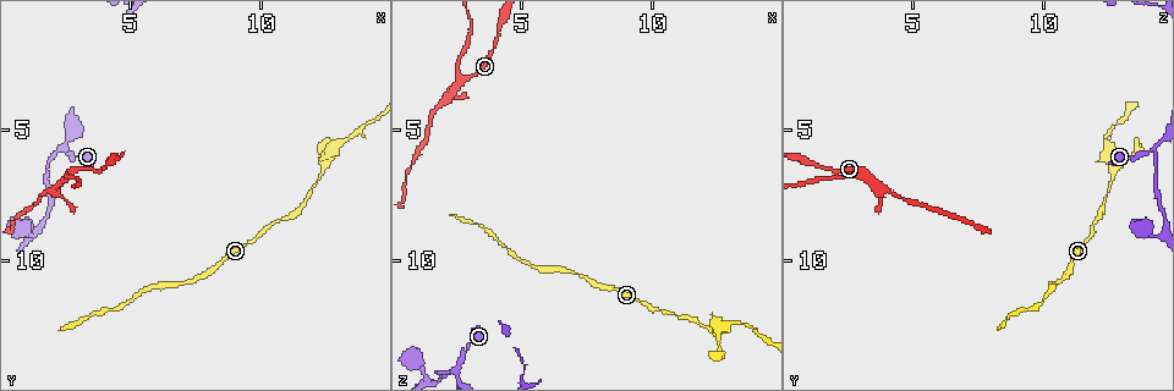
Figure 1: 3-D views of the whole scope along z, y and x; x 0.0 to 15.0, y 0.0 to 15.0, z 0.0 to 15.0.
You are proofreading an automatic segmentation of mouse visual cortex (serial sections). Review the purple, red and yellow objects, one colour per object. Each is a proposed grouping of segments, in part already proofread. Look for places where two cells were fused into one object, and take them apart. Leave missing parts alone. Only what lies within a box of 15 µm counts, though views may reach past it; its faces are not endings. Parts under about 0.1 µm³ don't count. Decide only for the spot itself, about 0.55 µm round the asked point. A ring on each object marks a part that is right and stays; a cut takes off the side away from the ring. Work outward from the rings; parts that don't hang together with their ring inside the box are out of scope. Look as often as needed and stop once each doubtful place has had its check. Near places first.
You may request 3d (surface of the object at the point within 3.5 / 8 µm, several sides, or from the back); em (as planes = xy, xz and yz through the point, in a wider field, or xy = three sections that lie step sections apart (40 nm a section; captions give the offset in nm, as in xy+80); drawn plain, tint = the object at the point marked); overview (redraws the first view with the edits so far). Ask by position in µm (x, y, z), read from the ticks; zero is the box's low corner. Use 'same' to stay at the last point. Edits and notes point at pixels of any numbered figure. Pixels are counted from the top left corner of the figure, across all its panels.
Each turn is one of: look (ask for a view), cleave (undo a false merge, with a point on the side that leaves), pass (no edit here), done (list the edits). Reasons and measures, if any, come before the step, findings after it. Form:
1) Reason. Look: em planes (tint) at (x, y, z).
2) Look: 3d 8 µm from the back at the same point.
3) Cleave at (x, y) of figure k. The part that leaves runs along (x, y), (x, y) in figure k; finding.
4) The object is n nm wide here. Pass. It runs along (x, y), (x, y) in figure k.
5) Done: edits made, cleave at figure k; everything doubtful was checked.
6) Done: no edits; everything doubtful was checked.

Abrupt turn. Look: 3d 3.5 µm at (2.6, 6.7, 2.8).

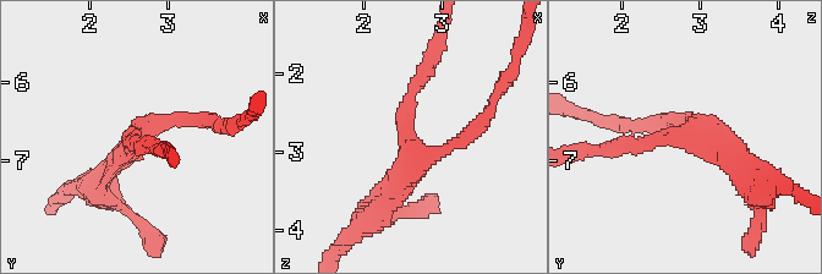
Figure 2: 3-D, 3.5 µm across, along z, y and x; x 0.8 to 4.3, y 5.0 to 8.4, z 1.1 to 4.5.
3 arms meet here; the arms are 200, 200, 300 nm wide; shape alone is not enough. Look: em planes (tint) at (2.55, 6.60, 2.90).

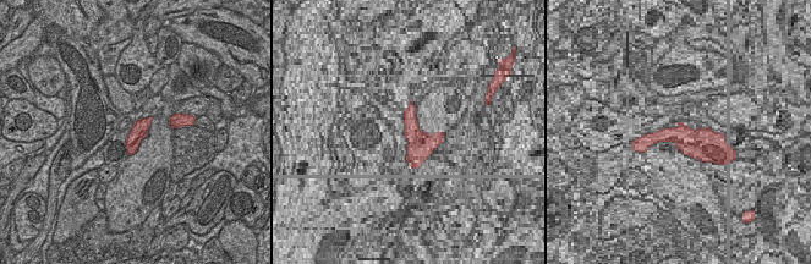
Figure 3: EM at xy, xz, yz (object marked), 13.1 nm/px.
Pass. It runs along (202, 121), (133, 129), (146, 143) in figure 2; continuous, no second cell.

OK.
Thick turns thin. Look: 3d 8 µm at (12.4, 6.4, 12.7).

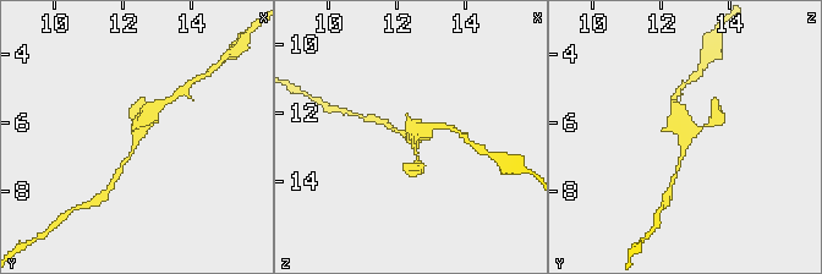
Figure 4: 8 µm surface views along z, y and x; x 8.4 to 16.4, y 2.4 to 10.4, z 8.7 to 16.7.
Closer look. Look: 3d 3.5 µm at (12.3, 6.4, 12.7).

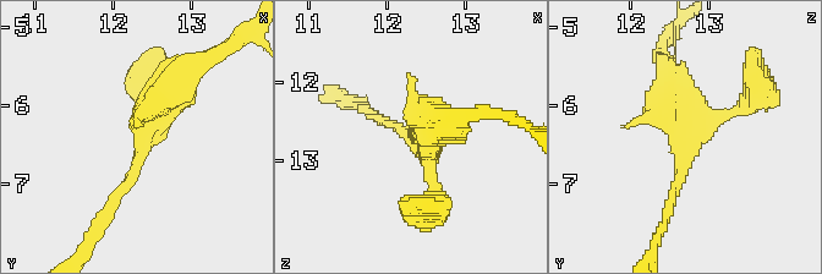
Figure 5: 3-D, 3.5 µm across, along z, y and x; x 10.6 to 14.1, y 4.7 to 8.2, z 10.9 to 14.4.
The arms are 150, 150, 450 nm wide. Pass. Continuous, no second cell.

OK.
Thin arm on a thick one. Look: 3d 3.5 µm at (1.3, 9.0, 14.2).

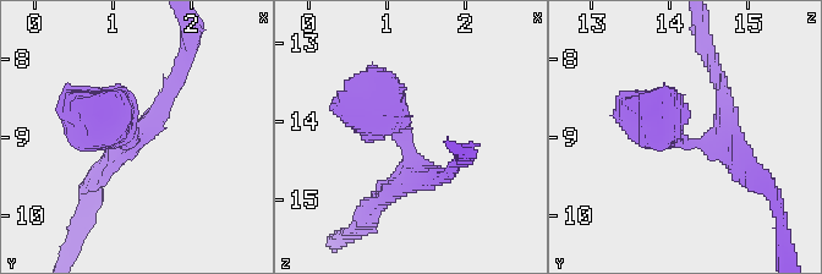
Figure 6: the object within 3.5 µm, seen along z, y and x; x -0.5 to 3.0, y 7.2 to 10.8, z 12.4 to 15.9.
3 arms meet here; the arms are 200, 250, 600 nm wide. Look: em planes (tint) at (1.20, 9.10, 14.35).

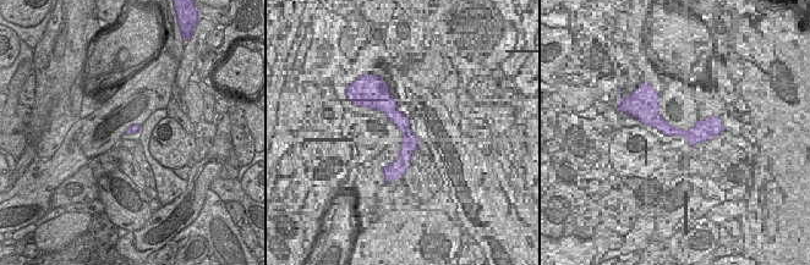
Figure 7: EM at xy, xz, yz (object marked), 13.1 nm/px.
Cut it another way. Look: em xy step 3 (tint) at the same point.

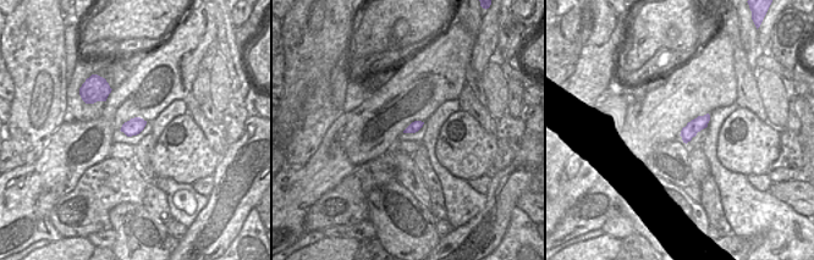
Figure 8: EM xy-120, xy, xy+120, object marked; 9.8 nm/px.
Pass. It runs along (442, 176), (352, 107) in figure 6; all the same cell.

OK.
Done: no edits; everything doubtful was checked.

